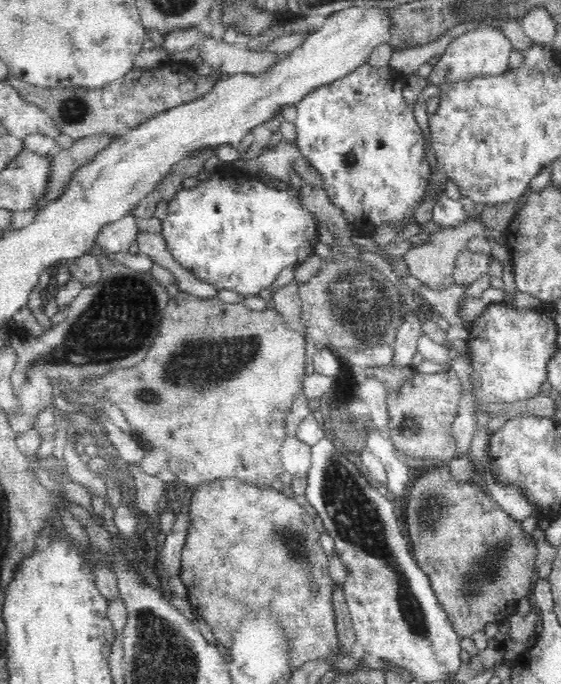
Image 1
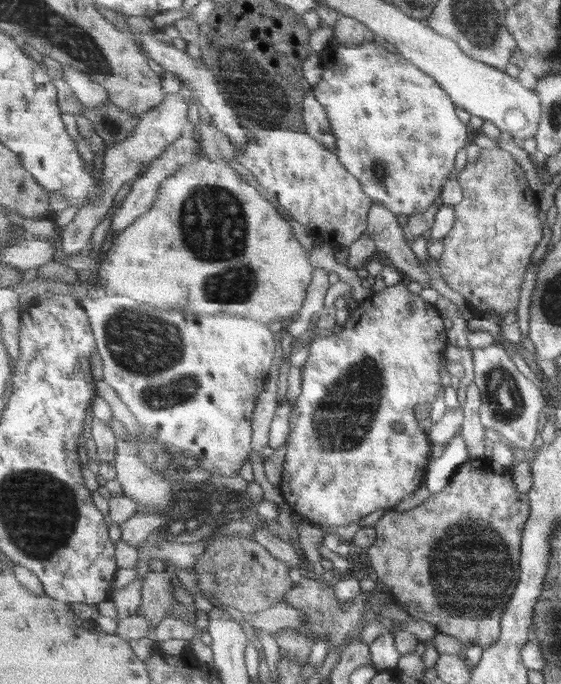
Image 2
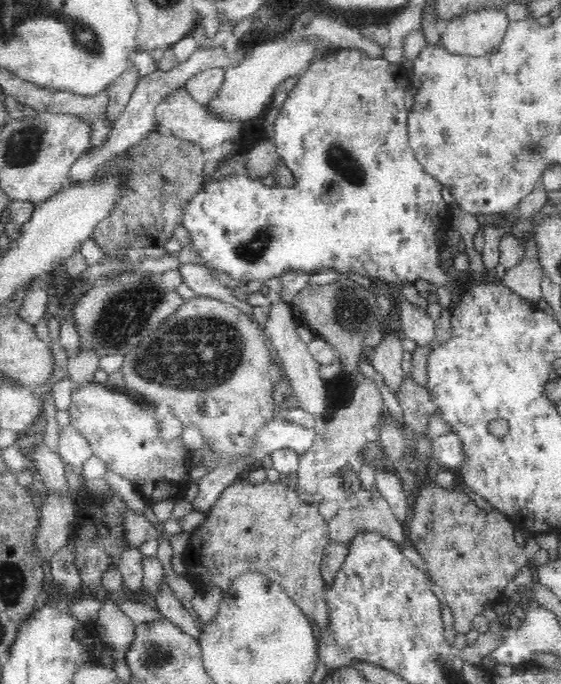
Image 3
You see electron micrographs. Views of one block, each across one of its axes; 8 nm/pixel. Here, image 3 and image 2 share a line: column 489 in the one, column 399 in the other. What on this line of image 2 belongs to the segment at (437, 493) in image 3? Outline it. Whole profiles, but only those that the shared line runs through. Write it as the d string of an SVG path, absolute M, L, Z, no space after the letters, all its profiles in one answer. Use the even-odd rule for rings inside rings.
M487 457L483 459L470 458L467 460L453 474L450 484L447 484L447 487L444 492L432 494L420 506L411 508L407 512L395 512L394 509L386 511L374 526L377 539L368 548L368 558L378 576L378 580L390 589L394 602L410 617L430 622L436 628L437 633L461 639L464 648L469 645L469 642L477 642L477 644L483 646L483 649L487 649L493 645L493 642L497 642L501 636L502 617L509 602L513 600L512 597L520 582L522 538L526 523L532 513L531 502L528 493L517 491L515 482L512 480L512 472L507 467L503 467L501 464Z

